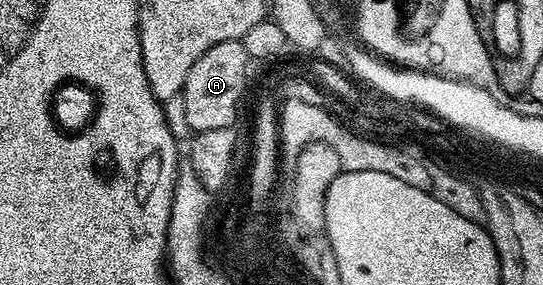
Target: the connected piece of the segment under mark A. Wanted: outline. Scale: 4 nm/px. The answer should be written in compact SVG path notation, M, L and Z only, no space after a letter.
M241 41L216 43L216 47L208 47L208 51L204 51L204 55L192 63L192 71L188 71L181 93L187 123L195 134L214 131L216 125L223 125L226 121L235 123L239 120L238 104L246 93L246 65L250 64L251 59Z

